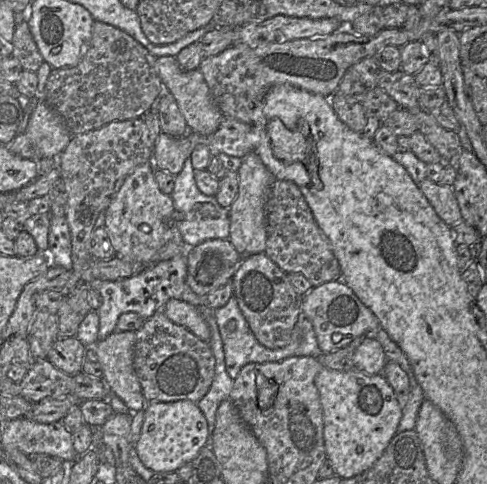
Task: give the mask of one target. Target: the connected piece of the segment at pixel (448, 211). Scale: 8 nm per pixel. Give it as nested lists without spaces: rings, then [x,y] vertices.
[[[425,179],[418,184],[437,215],[450,227],[463,221],[452,185],[440,185]]]

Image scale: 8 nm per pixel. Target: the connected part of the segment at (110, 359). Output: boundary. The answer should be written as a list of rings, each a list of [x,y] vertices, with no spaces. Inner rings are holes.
[[[115,331],[105,339],[98,340],[92,347],[87,347],[87,348],[93,348],[98,358],[98,361],[103,371],[102,379],[105,382],[107,388],[111,393],[116,394],[124,402],[124,404],[127,406],[127,408],[131,413],[144,410],[146,406],[146,400],[143,395],[137,375],[135,373],[134,363],[133,363],[135,339],[136,339],[135,331],[125,331],[125,332]]]

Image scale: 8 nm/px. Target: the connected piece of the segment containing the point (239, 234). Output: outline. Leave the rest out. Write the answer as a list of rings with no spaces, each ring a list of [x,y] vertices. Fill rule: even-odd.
[[[254,151],[249,152],[241,159],[241,166],[237,172],[238,193],[229,208],[229,240],[241,257],[248,257],[254,254],[264,253],[265,251],[267,237],[265,205],[268,192],[276,178]]]

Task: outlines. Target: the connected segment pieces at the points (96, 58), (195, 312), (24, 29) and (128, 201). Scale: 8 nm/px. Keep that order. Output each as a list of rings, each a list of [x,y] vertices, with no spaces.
[[[95,21],[91,42],[82,60],[71,68],[52,69],[45,87],[45,101],[64,118],[72,136],[98,129],[113,121],[143,117],[155,106],[163,91],[158,58],[123,30]]]
[[[170,299],[164,307],[164,313],[173,323],[185,327],[204,342],[210,340],[210,328],[196,306]]]
[[[24,20],[16,25],[16,30],[12,39],[13,53],[24,70],[37,72],[43,64],[44,59],[34,41],[29,24]]]
[[[153,162],[139,165],[125,179],[116,196],[105,210],[104,227],[108,232],[116,257],[129,262],[148,262],[163,245],[163,235],[168,225],[174,220],[174,204],[170,195],[166,195],[158,187],[154,178]]]

